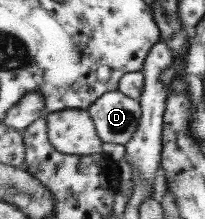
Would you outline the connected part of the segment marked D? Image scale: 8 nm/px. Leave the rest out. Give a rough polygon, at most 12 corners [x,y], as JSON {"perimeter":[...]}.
{"perimeter":[[120,90],[89,111],[100,139],[123,146],[143,115],[140,101]]}

